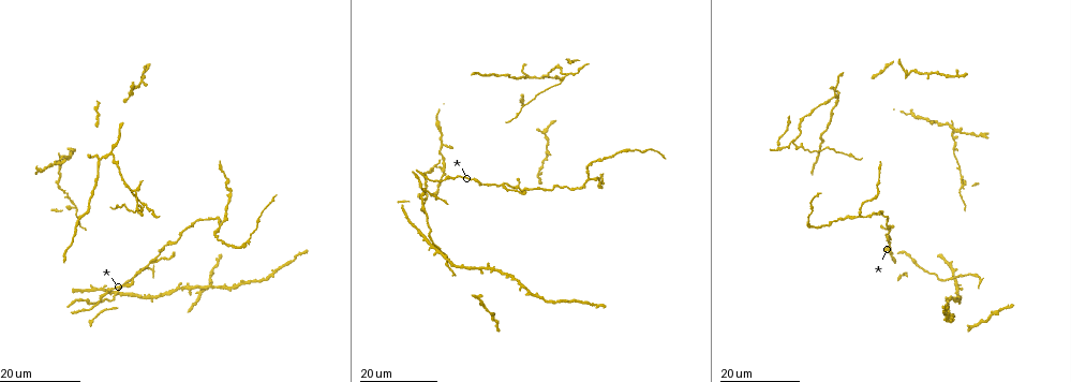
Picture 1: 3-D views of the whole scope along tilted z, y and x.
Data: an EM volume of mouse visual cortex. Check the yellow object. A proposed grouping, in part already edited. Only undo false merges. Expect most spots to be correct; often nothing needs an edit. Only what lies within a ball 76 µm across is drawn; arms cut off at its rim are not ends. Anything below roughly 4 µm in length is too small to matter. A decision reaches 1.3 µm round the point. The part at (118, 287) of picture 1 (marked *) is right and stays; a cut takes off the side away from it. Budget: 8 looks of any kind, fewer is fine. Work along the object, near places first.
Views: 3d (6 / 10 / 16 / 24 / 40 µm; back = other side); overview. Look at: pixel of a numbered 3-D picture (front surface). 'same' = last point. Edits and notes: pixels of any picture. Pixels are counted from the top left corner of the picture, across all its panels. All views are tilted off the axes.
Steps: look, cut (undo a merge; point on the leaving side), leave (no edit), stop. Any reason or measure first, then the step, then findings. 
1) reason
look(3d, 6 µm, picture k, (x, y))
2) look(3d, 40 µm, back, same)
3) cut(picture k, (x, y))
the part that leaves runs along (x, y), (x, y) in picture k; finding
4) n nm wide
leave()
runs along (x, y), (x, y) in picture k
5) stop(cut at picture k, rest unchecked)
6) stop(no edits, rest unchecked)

four-way junction
look(3d, 16 µm, picture 1, (953, 279))

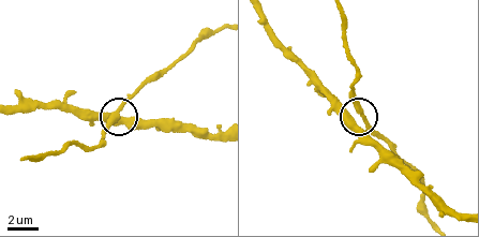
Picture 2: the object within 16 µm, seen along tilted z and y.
zoom in
look(3d, 10 µm, picture 2, (350, 116))

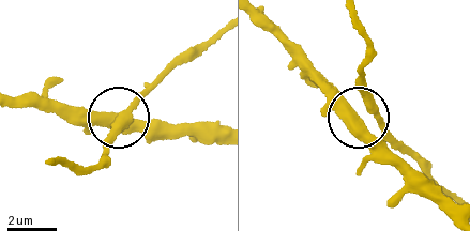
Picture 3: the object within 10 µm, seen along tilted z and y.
4 arms
leave()
runs along (359, 22), (367, 49), (367, 111), (361, 119), (411, 149) in picture 3; continuous, no second neuron

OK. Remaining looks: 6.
side arm on a straight run
look(3d, 24 µm, picture 1, (506, 184))

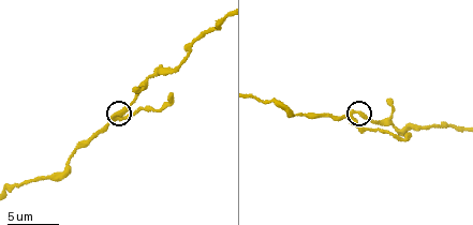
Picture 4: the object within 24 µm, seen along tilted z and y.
look(3d, 6 µm, picture 4, (354, 118))

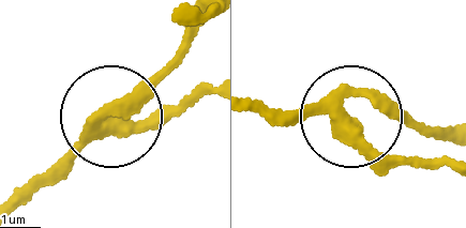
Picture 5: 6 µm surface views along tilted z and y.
3 arms
leave()
runs along (258, 103), (339, 109), (417, 168) in picture 5; one neuron here

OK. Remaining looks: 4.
look(3d, 24 µm, picture 1, (219, 222))

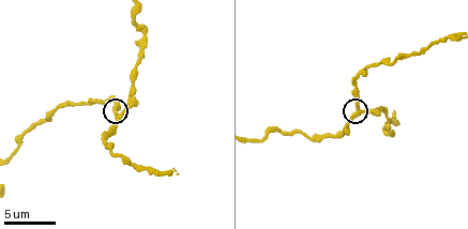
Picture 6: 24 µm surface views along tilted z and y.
look(3d, 6 µm, picture 6, (360, 110))

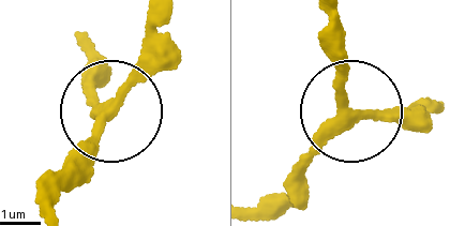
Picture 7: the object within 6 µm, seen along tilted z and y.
3 arms
leave()
runs along (86, 64), (86, 94), (101, 115), (169, 50) in picture 7; one neuron here

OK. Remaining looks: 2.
three arms meet
look(3d, 24 µm, picture 1, (793, 140))

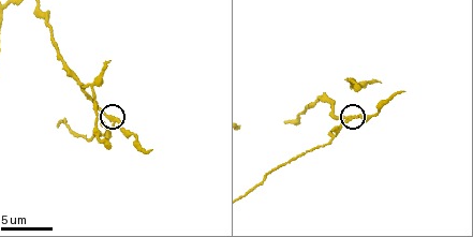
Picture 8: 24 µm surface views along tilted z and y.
look(3d, 6 µm, picture 8, (112, 120))

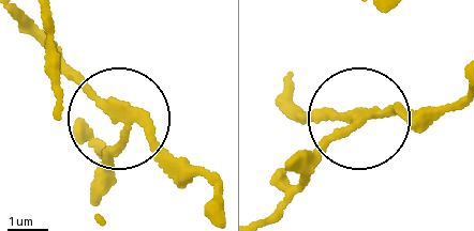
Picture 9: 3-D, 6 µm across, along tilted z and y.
leave()
continuous, no second neuron

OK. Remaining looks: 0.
stop(no edits, rest unchecked)

